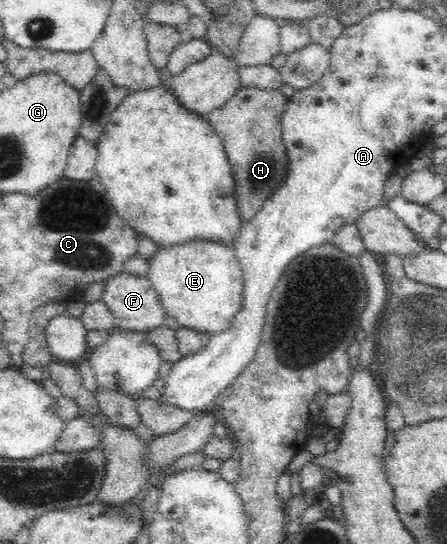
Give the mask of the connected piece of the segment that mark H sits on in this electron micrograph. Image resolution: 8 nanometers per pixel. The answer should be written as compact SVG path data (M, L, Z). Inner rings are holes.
M242 88L224 108L206 116L210 127L223 143L234 179L234 200L241 226L254 222L254 216L280 188L290 169L286 145L282 140L282 116L289 99L282 92Z

